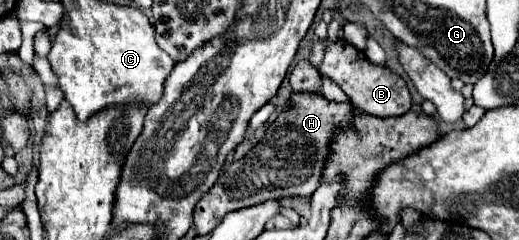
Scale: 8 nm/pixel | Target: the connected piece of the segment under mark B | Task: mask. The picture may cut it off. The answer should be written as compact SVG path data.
M326 41L326 55L320 73L338 83L342 91L348 95L348 99L354 103L354 107L364 113L378 117L400 117L408 113L412 107L412 97L404 79L398 73L390 71L388 67L370 63L362 51L348 45L346 41L336 41L336 43Z

